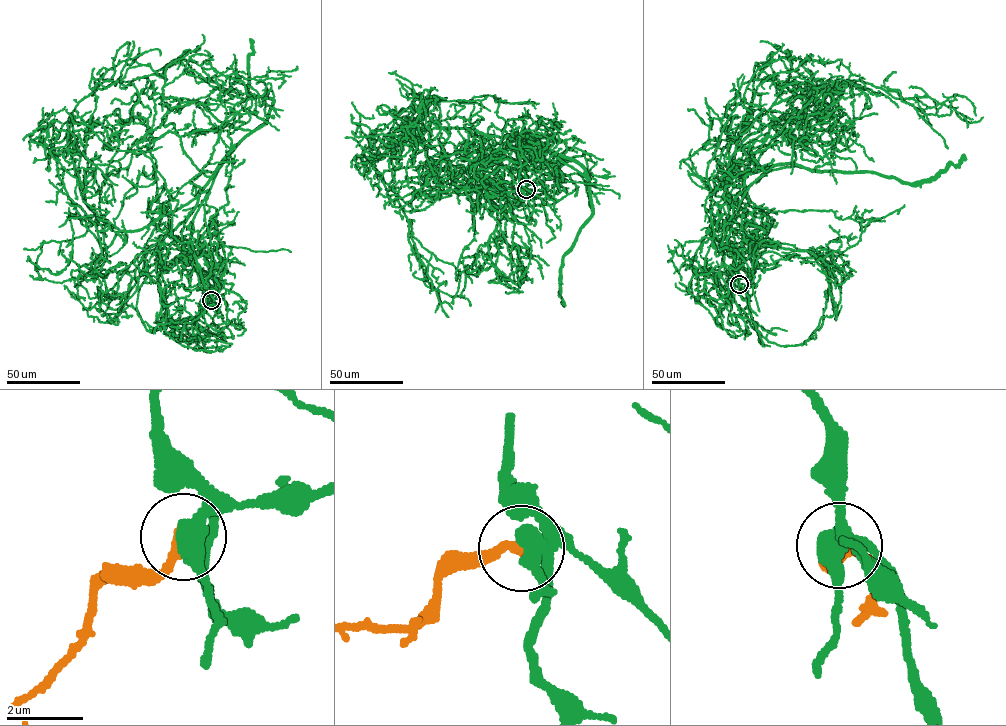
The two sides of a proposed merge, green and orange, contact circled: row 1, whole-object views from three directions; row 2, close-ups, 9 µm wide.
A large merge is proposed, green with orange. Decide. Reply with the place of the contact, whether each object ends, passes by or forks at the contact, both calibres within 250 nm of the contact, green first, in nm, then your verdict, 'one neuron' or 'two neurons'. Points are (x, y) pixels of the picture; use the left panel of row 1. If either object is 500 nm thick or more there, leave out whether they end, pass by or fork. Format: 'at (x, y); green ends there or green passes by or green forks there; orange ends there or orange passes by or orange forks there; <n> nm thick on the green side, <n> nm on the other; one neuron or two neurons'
at (211, 300); green forks there; orange ends there; 360 nm thick on the green side, 280 nm on the other; two neurons

